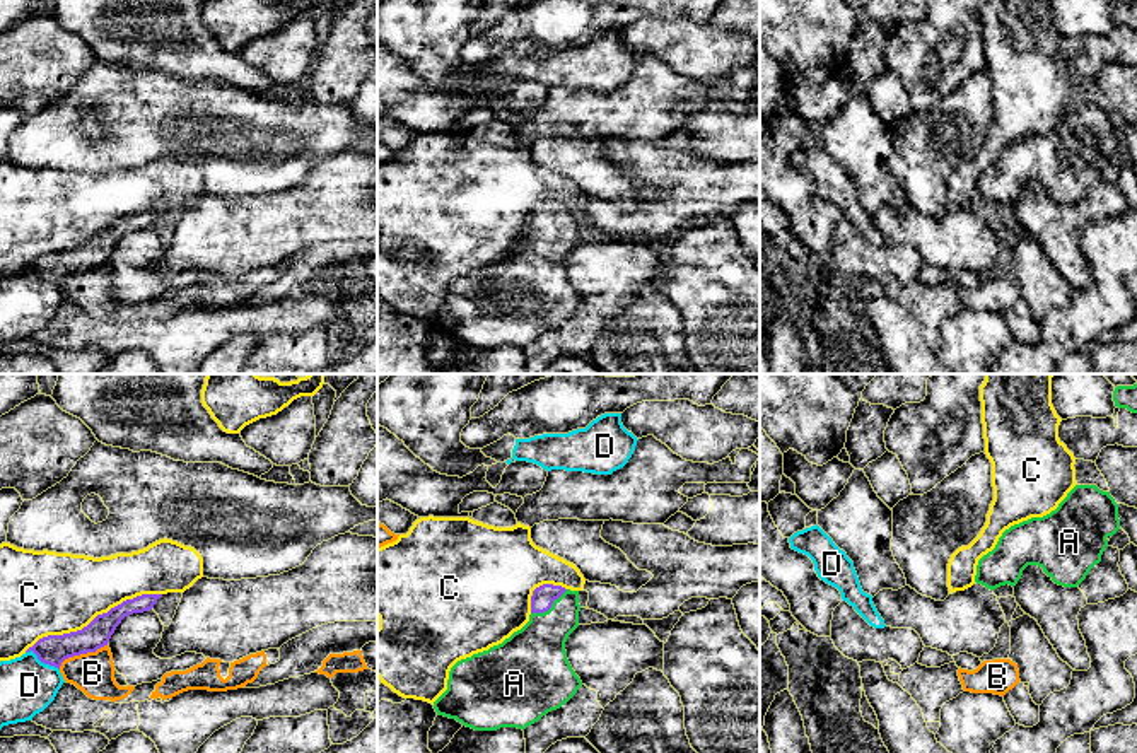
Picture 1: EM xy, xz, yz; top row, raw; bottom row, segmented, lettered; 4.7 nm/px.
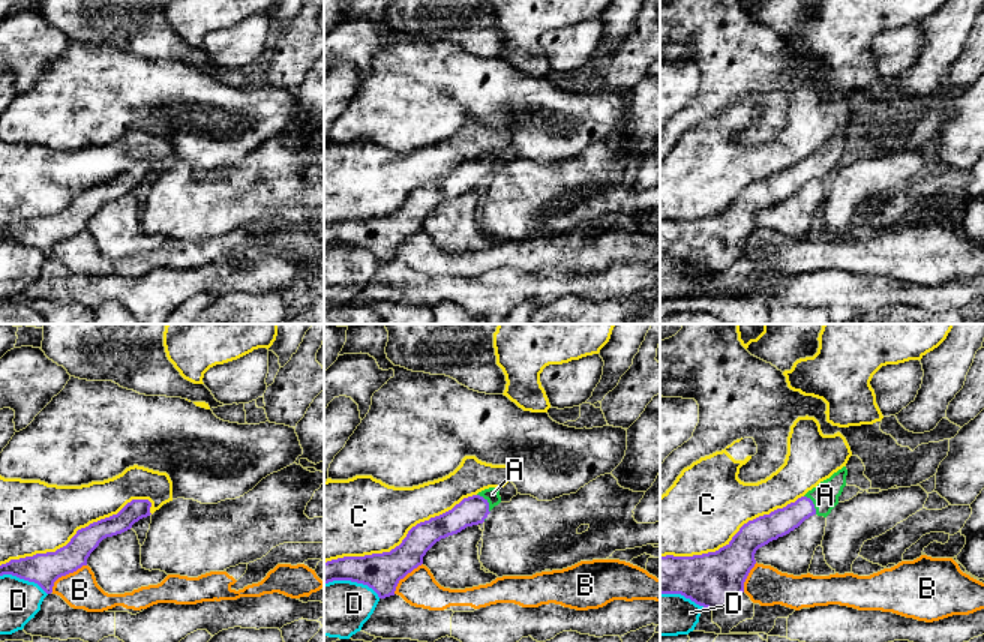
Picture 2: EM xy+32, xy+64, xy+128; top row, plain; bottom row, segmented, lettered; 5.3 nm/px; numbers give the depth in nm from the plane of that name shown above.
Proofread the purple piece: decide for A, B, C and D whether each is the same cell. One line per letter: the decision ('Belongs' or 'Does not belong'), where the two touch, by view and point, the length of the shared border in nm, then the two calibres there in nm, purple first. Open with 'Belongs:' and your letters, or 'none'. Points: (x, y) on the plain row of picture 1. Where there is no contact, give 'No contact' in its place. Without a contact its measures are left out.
Belongs: A
A: Belongs. Touches purple at xz (550, 224). Shared border 200 nm. Thickness 110 nm (purple) against 300 nm
B: Does not belong. Touches purple at xy (81, 270). Shared border 260 nm. Thickness 140 nm (purple) against 200 nm
C: Does not belong. Touches purple at xy (94, 236). Shared border 700 nm. Thickness 140 nm (purple) against 400 nm
D: Does not belong. Touches purple at xy (43, 279). Shared border 180 nm. Thickness 140 nm (purple) against 260 nm

